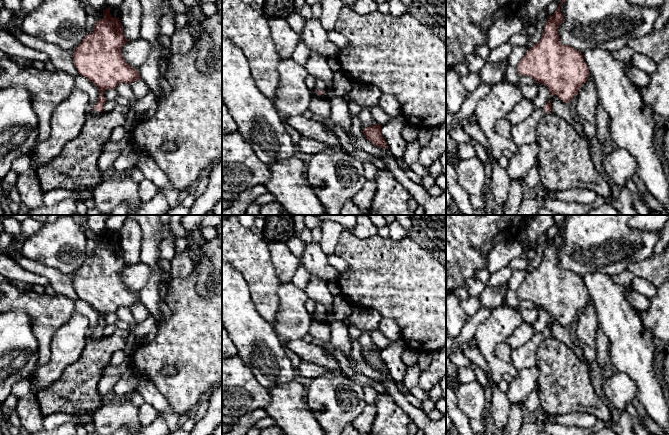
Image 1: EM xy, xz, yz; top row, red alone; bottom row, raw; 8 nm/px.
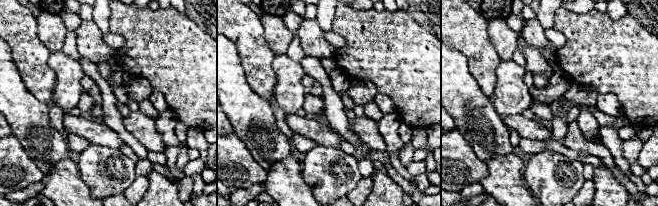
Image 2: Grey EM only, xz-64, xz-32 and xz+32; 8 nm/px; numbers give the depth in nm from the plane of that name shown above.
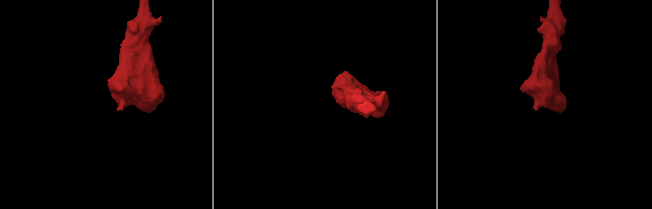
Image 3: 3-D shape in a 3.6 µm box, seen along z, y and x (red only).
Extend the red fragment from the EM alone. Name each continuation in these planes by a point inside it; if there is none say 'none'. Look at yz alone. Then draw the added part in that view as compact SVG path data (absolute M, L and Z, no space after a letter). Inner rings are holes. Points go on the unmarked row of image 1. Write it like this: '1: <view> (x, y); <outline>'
1: yz (523, 357); M543 332L535 334L523 346L513 349L511 351L511 365L517 371L535 366L537 349L545 338L546 336Z

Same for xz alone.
1: xz (320, 308); M316 302L316 312L315 312L315 314L323 315L323 314L326 314L326 313L327 313L326 307L322 303Z

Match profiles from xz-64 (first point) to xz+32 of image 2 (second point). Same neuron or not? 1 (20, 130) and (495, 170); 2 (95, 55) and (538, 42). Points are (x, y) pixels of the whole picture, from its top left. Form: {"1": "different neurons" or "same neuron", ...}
{"1": "different neurons", "2": "same neuron"}

